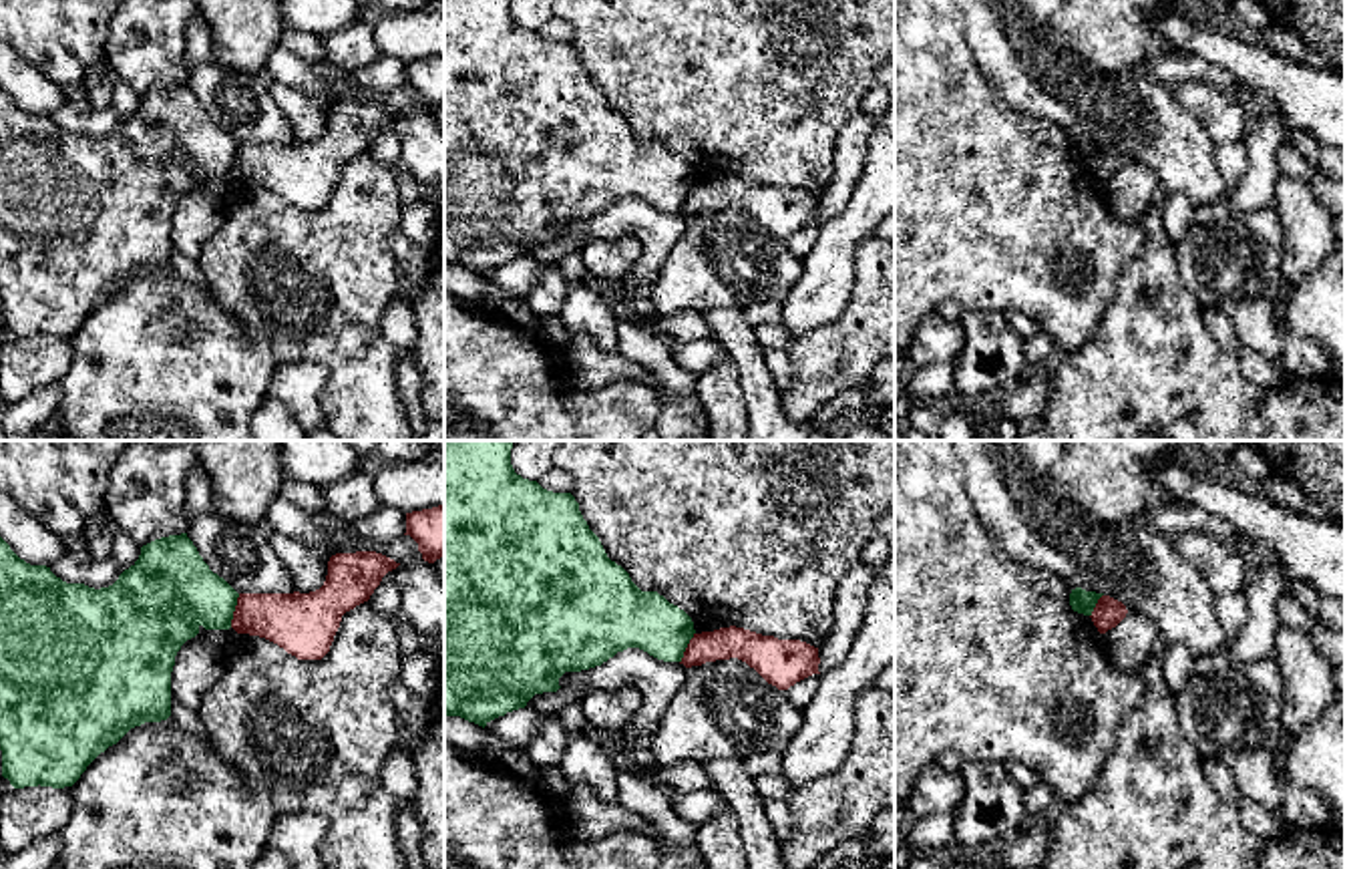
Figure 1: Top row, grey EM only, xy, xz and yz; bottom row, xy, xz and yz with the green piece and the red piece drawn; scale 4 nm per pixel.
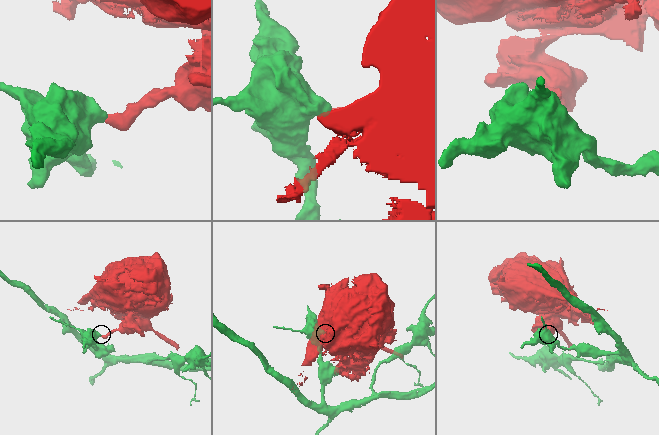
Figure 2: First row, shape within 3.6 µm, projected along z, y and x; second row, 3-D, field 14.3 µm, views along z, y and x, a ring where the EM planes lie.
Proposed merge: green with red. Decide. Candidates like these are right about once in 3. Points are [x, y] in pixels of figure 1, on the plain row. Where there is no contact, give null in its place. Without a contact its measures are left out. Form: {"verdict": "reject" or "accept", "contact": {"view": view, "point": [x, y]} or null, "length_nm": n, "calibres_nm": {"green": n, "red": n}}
{"verdict": "reject", "contact": {"view": "xy", "point": [234, 159]}, "length_nm": 140, "calibres_nm": {"green": 340, "red": 220}}

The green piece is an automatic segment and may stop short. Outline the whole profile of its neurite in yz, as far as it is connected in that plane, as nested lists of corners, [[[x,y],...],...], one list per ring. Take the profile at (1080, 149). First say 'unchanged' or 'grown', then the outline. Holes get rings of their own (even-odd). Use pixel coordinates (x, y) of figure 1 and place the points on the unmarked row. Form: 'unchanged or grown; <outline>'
unchanged; [[[1076,137],[1072,139],[1070,143],[1070,155],[1074,161],[1078,163],[1084,163],[1084,165],[1092,165],[1098,149],[1102,147],[1104,143],[1096,143],[1096,141],[1086,141],[1082,137]]]

